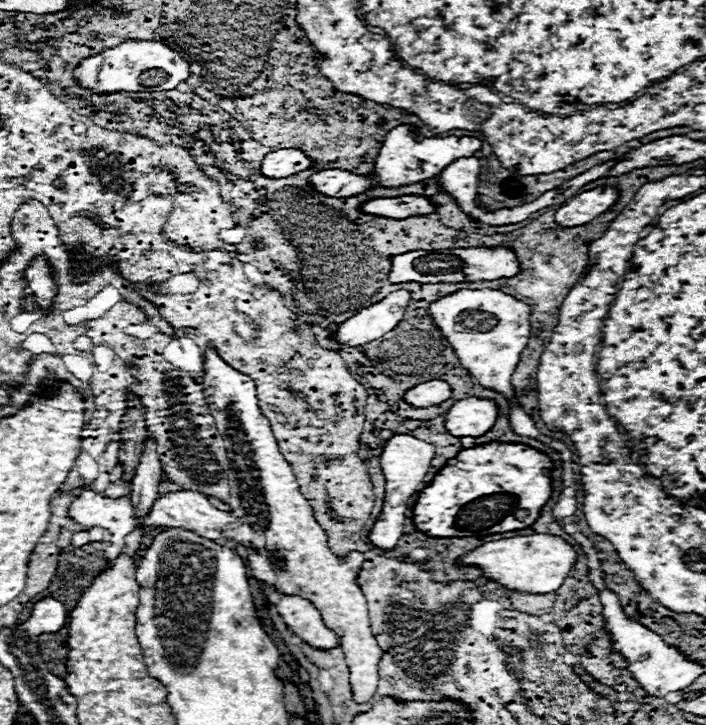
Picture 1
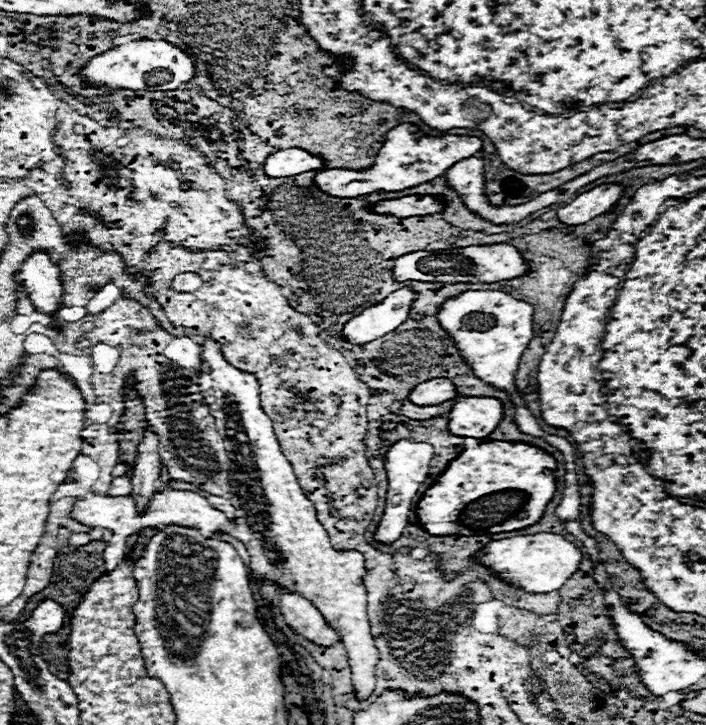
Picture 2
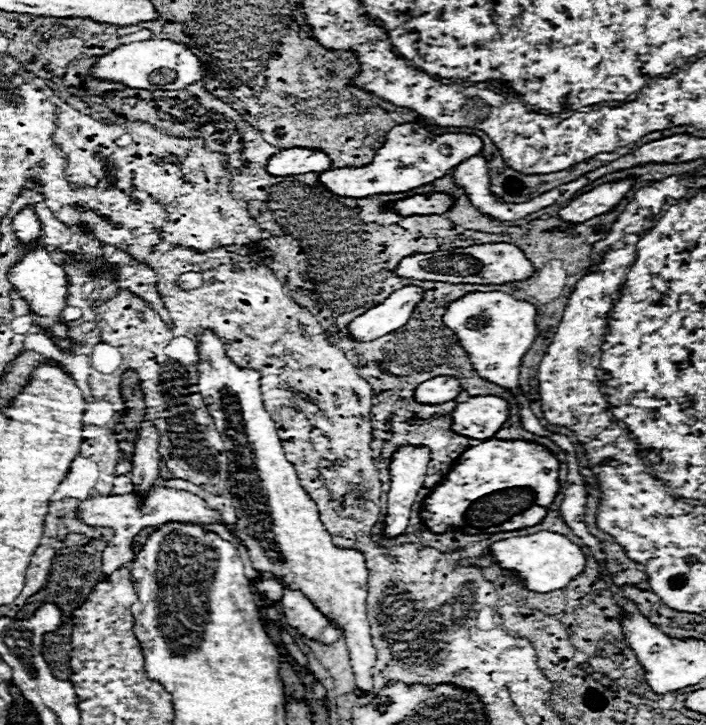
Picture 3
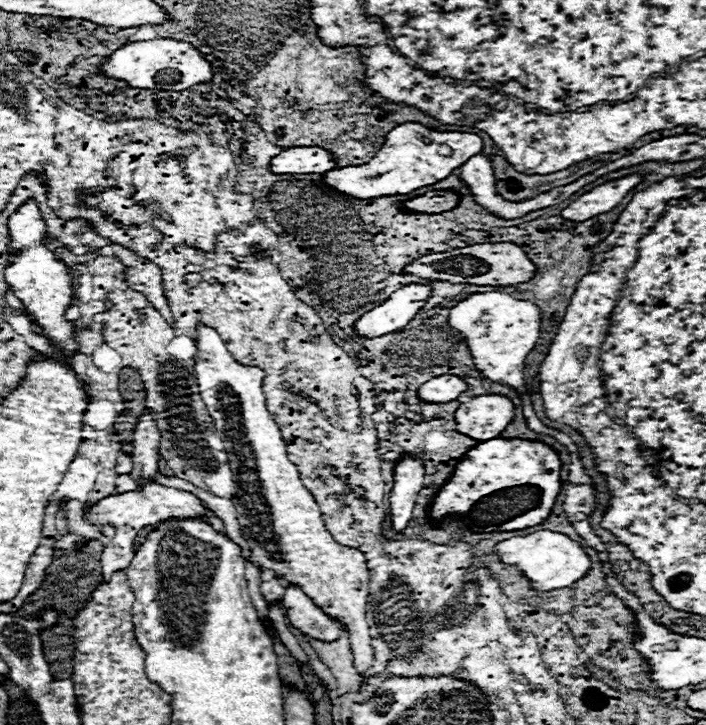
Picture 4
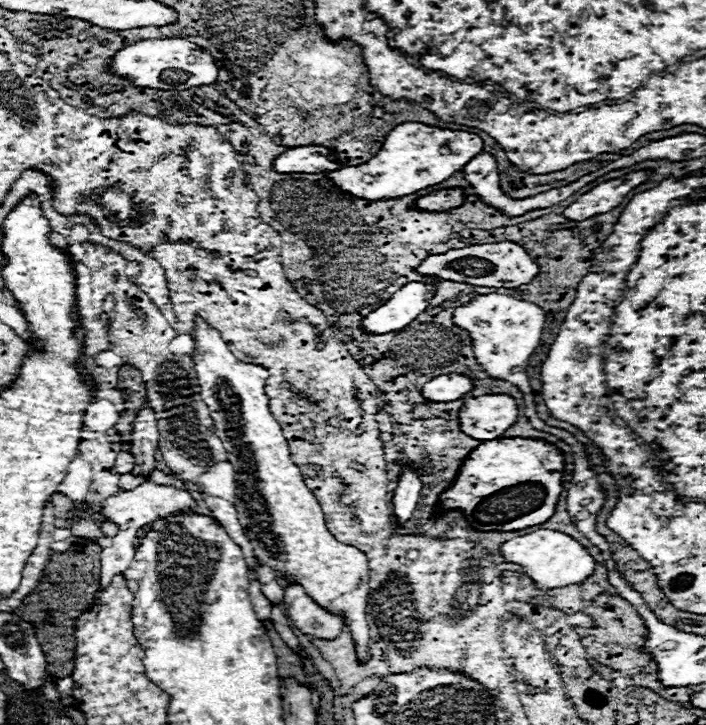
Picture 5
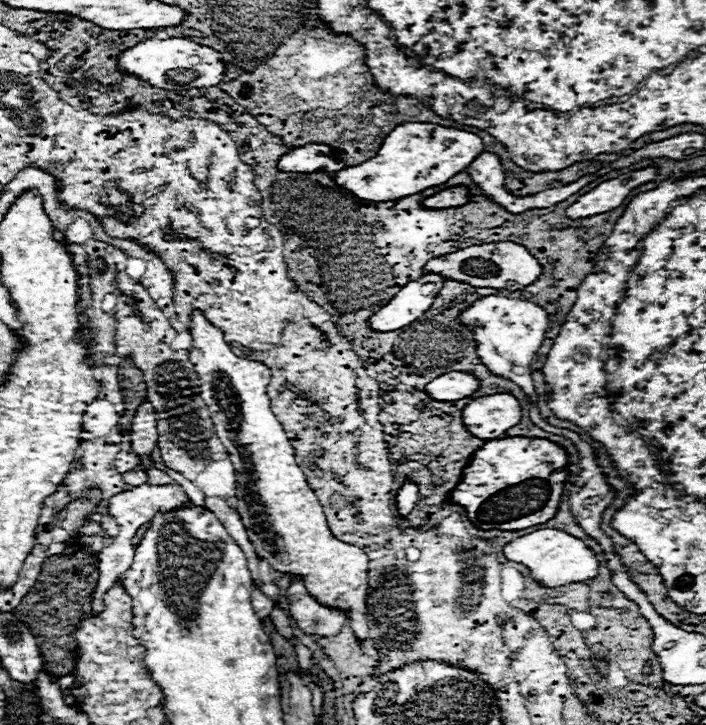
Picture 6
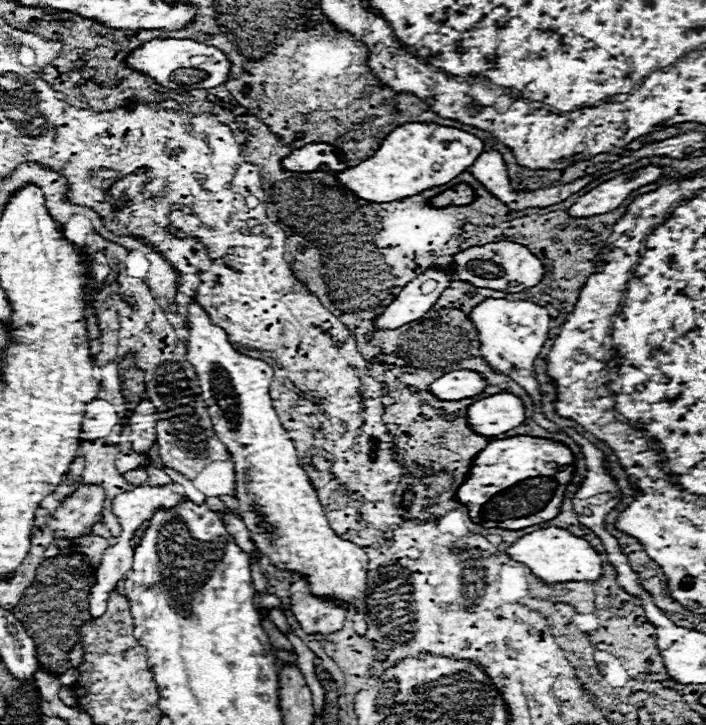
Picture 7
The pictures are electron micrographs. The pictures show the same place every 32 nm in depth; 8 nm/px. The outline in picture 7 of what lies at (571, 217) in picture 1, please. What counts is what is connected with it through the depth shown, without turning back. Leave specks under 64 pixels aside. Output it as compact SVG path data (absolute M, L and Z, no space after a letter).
M646 166L628 174L622 174L618 178L612 178L608 182L602 182L588 194L580 196L576 204L572 204L566 212L572 218L584 218L584 216L596 216L596 214L606 214L616 210L632 190L656 182L658 176L662 174L660 168L656 166Z

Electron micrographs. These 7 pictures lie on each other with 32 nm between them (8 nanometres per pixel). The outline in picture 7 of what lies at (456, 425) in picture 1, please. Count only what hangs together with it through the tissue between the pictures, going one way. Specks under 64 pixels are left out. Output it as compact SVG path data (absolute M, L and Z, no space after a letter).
M510 392L494 394L470 404L466 422L480 436L500 436L524 422L524 406Z

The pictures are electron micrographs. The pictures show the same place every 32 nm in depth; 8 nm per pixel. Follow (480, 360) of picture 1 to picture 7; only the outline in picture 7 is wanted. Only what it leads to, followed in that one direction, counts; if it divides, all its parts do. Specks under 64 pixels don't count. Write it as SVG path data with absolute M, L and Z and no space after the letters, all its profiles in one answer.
M486 298L468 314L470 322L476 324L480 336L480 354L486 364L500 374L510 376L516 384L524 388L528 376L516 376L516 370L532 370L534 360L544 346L550 330L550 314L544 306L528 300L506 300L506 298Z

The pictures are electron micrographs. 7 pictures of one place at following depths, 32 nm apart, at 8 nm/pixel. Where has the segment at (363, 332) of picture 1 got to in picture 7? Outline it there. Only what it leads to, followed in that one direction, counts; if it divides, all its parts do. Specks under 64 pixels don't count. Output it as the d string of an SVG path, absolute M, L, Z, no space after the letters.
M430 268L424 270L418 278L402 288L392 304L388 304L382 314L372 320L372 324L380 330L394 330L418 320L420 316L424 316L424 312L428 312L428 308L432 308L432 304L440 298L442 290L450 282L452 276L448 276L446 272Z

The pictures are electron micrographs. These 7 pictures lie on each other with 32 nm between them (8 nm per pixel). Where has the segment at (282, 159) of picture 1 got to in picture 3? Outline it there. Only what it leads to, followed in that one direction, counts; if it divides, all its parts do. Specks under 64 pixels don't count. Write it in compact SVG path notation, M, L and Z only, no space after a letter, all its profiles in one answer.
M288 148L270 156L266 170L270 176L290 176L306 172L324 172L330 168L328 156L306 148Z

